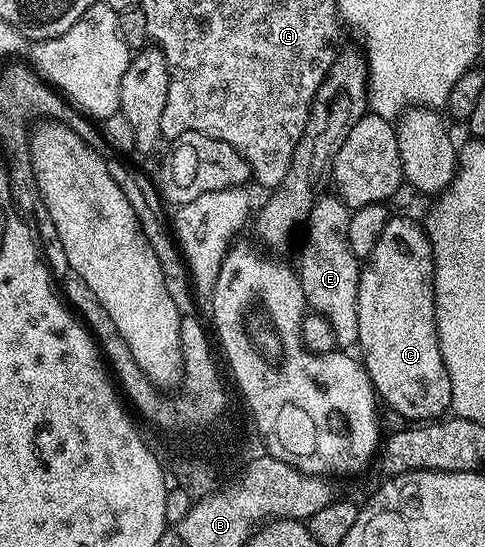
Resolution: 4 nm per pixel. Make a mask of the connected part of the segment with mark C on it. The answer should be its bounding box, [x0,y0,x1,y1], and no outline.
[357,215,452,422]

